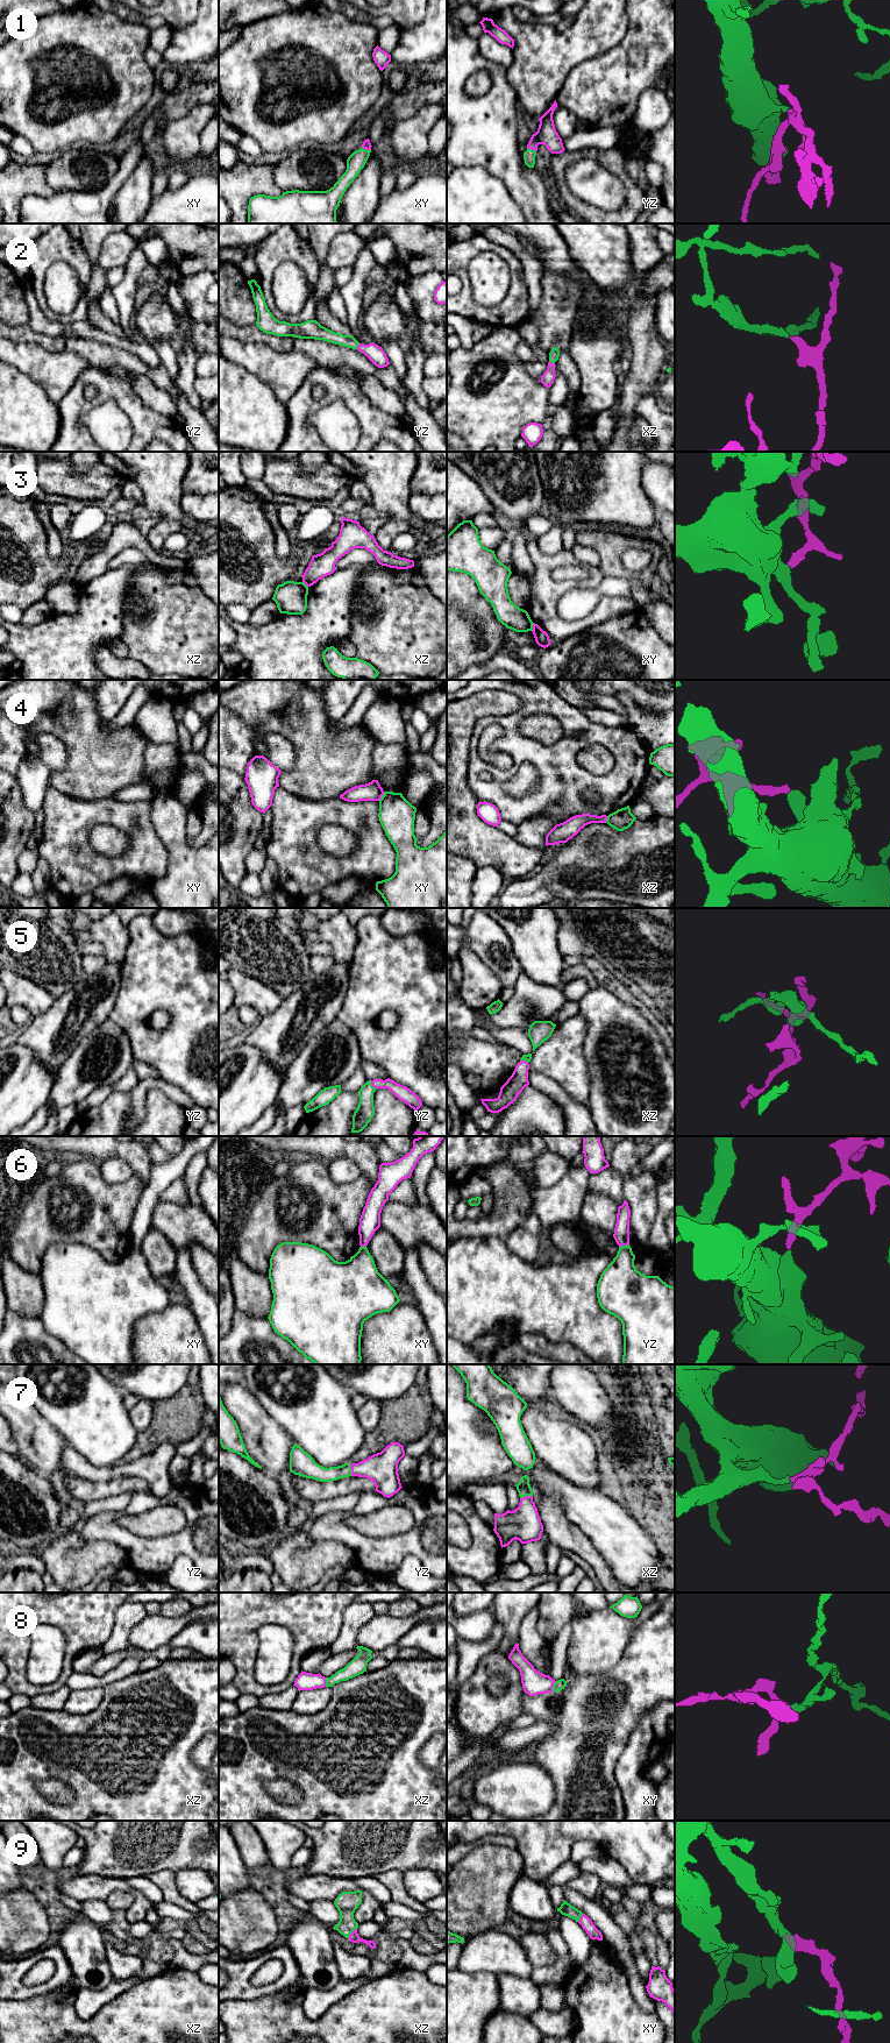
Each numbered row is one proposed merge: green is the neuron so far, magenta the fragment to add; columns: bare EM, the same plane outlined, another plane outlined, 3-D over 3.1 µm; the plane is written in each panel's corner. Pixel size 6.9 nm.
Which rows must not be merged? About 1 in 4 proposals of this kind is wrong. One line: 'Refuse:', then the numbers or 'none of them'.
Refuse: 3, 4

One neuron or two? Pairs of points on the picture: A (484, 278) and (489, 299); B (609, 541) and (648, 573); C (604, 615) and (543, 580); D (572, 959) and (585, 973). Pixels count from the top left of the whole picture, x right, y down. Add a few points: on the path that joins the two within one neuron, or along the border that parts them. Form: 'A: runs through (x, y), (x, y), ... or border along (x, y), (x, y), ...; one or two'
A: runs through (489, 283), (489, 295); one
B: runs through (611, 555), (611, 559), (626, 574), (634, 575); one
C: runs through (582, 624), (562, 625), (546, 609), (545, 602); one
D: border along (579, 963), (565, 967); two

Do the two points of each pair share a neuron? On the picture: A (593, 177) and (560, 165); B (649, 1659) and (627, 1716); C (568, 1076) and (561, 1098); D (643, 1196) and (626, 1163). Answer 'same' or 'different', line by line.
A: different
B: same
C: different
D: same

